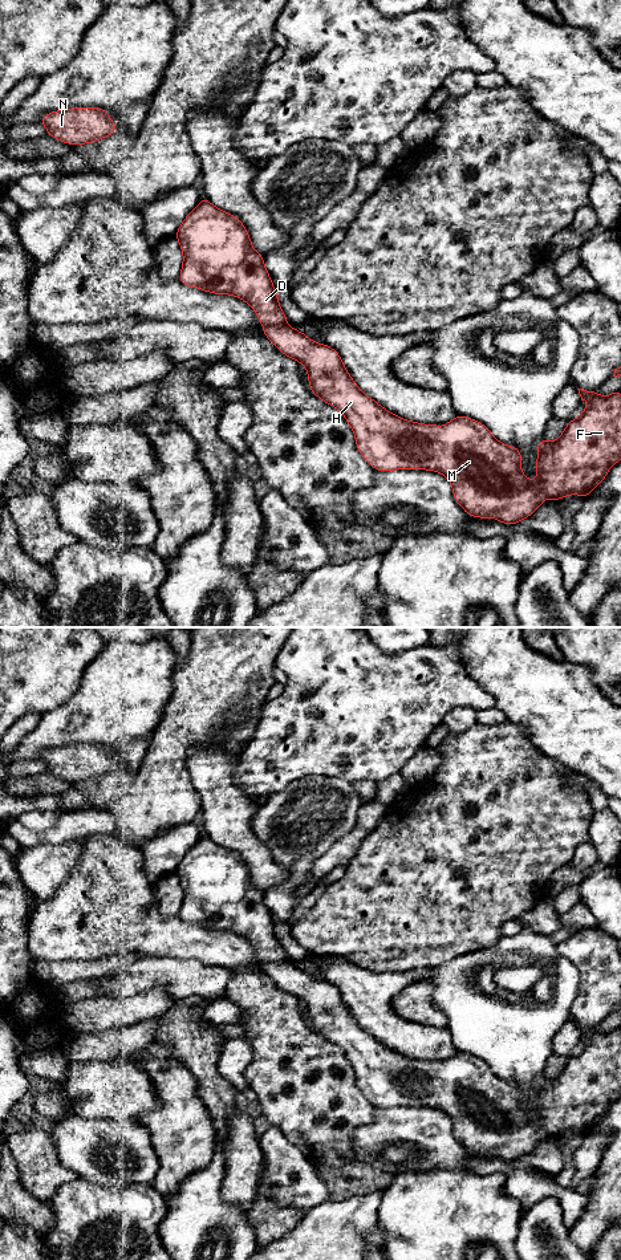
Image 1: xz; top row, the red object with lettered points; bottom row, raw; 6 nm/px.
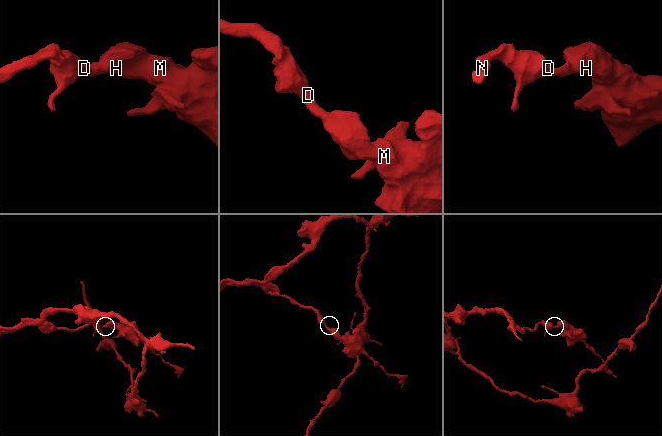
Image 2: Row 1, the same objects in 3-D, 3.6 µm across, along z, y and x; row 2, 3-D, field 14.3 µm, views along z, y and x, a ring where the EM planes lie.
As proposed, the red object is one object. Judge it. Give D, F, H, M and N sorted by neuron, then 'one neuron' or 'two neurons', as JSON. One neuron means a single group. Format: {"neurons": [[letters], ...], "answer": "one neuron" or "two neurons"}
{"neurons": [["D", "F", "H", "M", "N"]], "answer": "one neuron"}

